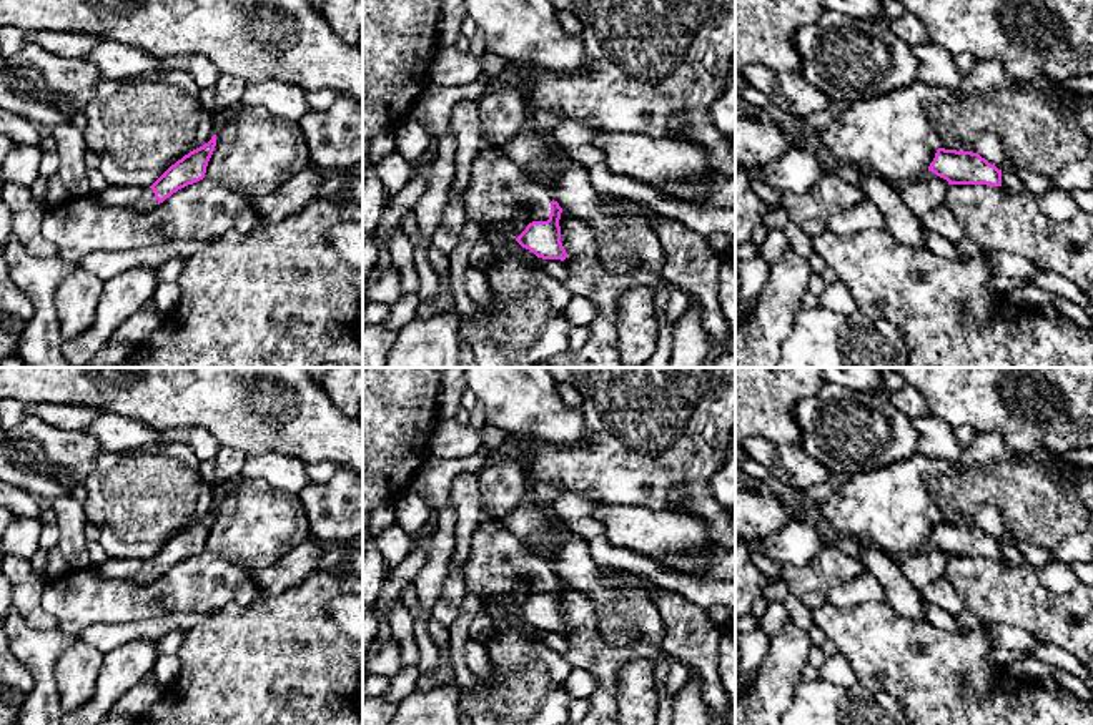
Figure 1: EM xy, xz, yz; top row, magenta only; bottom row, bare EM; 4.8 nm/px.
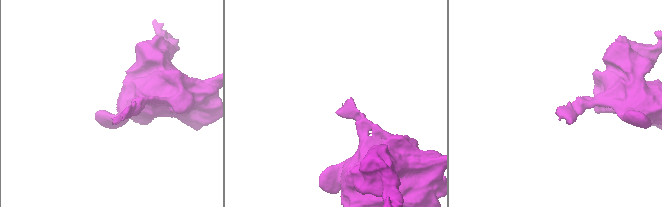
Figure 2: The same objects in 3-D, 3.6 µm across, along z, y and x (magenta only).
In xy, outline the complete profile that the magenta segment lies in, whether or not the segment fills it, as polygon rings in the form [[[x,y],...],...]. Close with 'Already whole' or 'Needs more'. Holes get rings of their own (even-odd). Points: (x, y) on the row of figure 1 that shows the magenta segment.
[[[216,135],[208,143],[190,151],[171,165],[151,186],[113,186],[93,195],[105,205],[133,208],[138,211],[153,210],[178,190],[205,178],[208,161],[216,146]]]. Needs more

